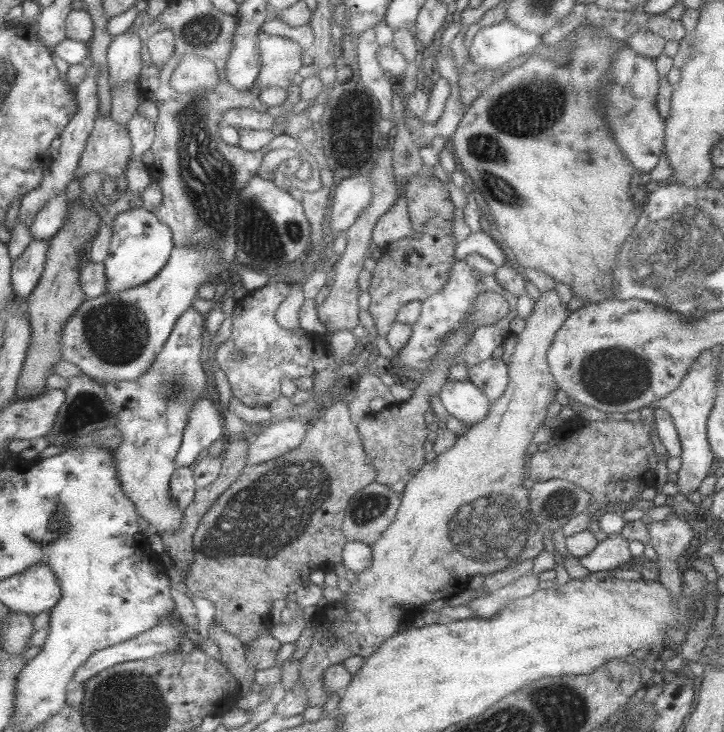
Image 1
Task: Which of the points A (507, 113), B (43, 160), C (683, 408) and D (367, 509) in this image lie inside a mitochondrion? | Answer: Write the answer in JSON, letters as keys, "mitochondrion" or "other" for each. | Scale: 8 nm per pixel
{"A":"mitochondrion","B":"other","C":"other","D":"mitochondrion"}

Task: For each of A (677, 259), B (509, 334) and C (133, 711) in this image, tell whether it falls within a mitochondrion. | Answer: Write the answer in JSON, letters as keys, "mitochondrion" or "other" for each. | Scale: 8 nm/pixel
{"A":"mitochondrion","B":"other","C":"mitochondrion"}

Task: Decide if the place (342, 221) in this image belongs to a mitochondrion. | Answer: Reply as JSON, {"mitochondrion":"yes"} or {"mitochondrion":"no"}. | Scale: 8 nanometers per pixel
{"mitochondrion":"no"}

